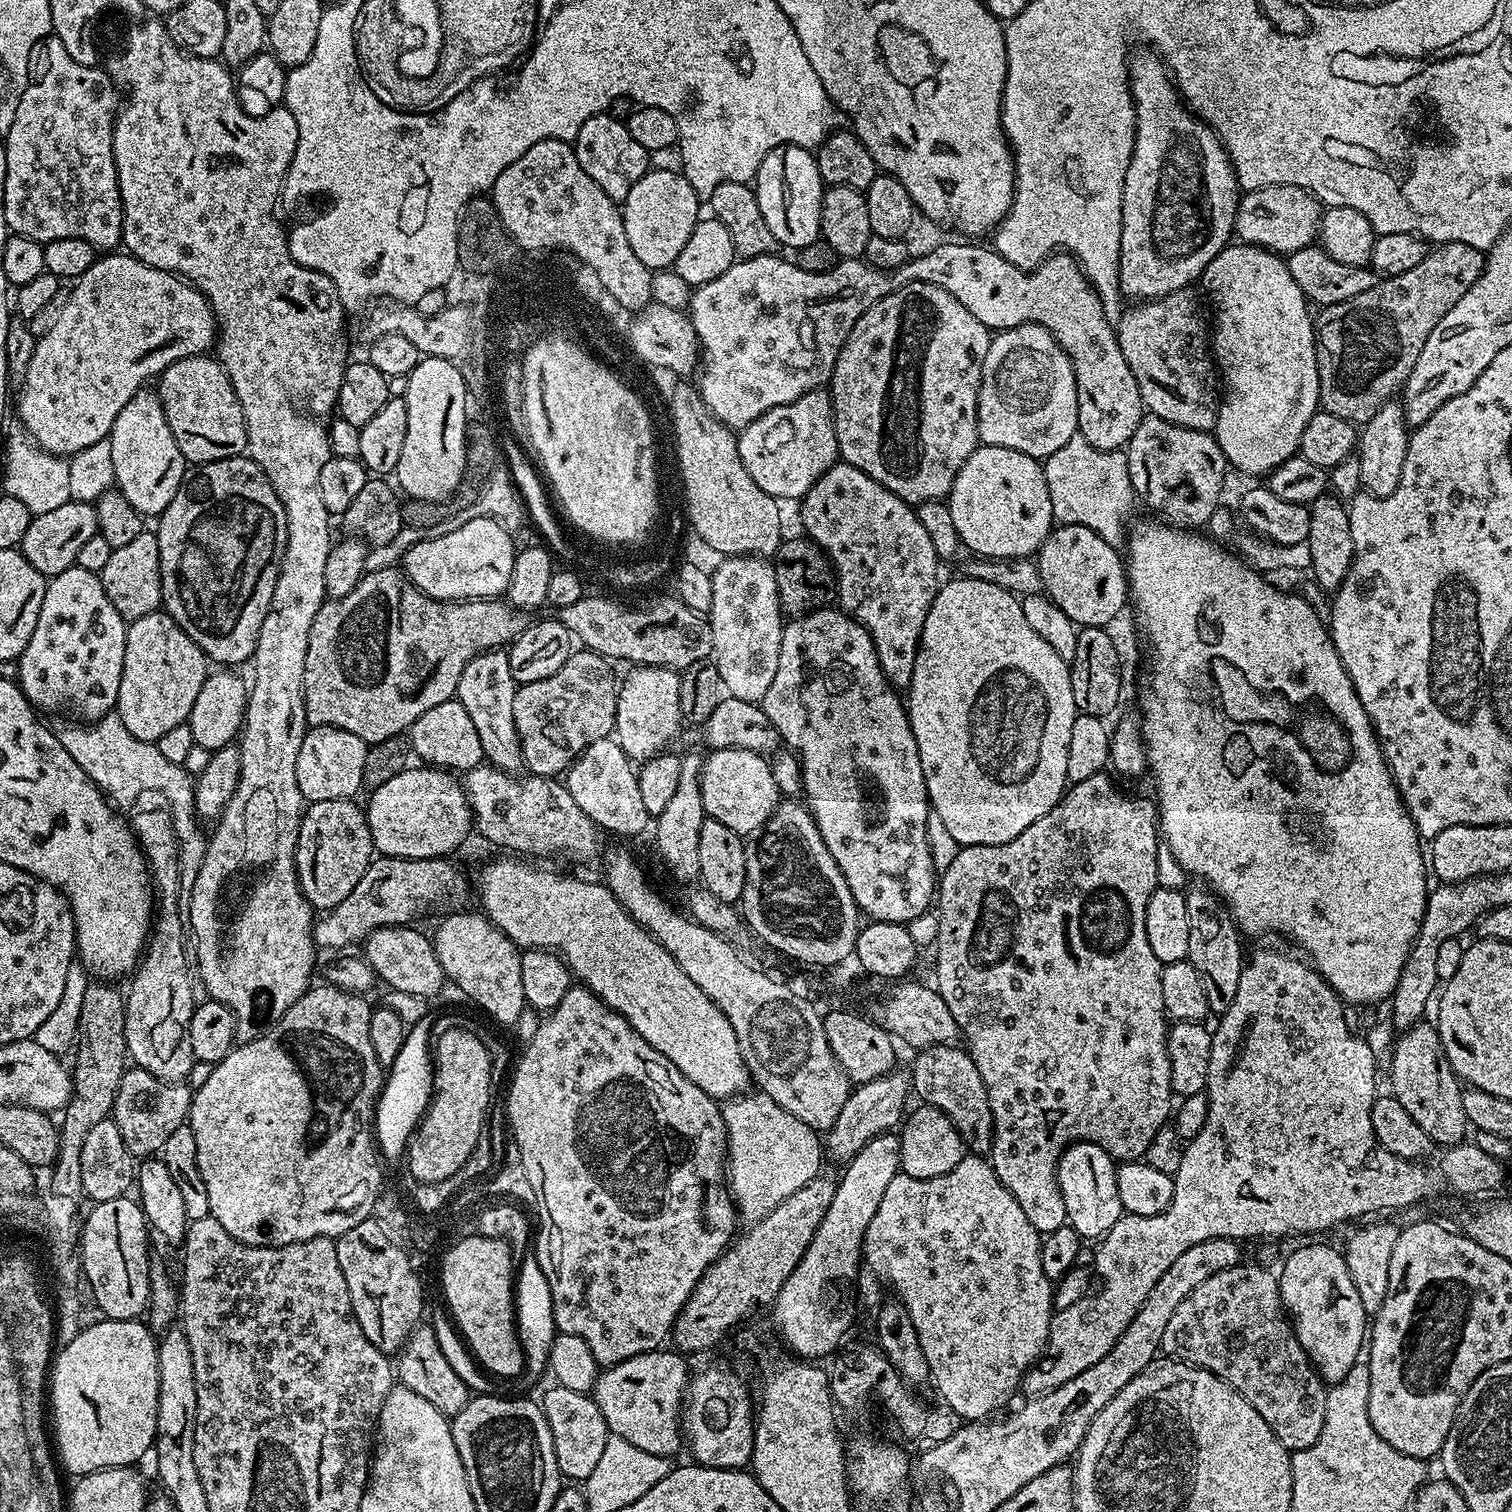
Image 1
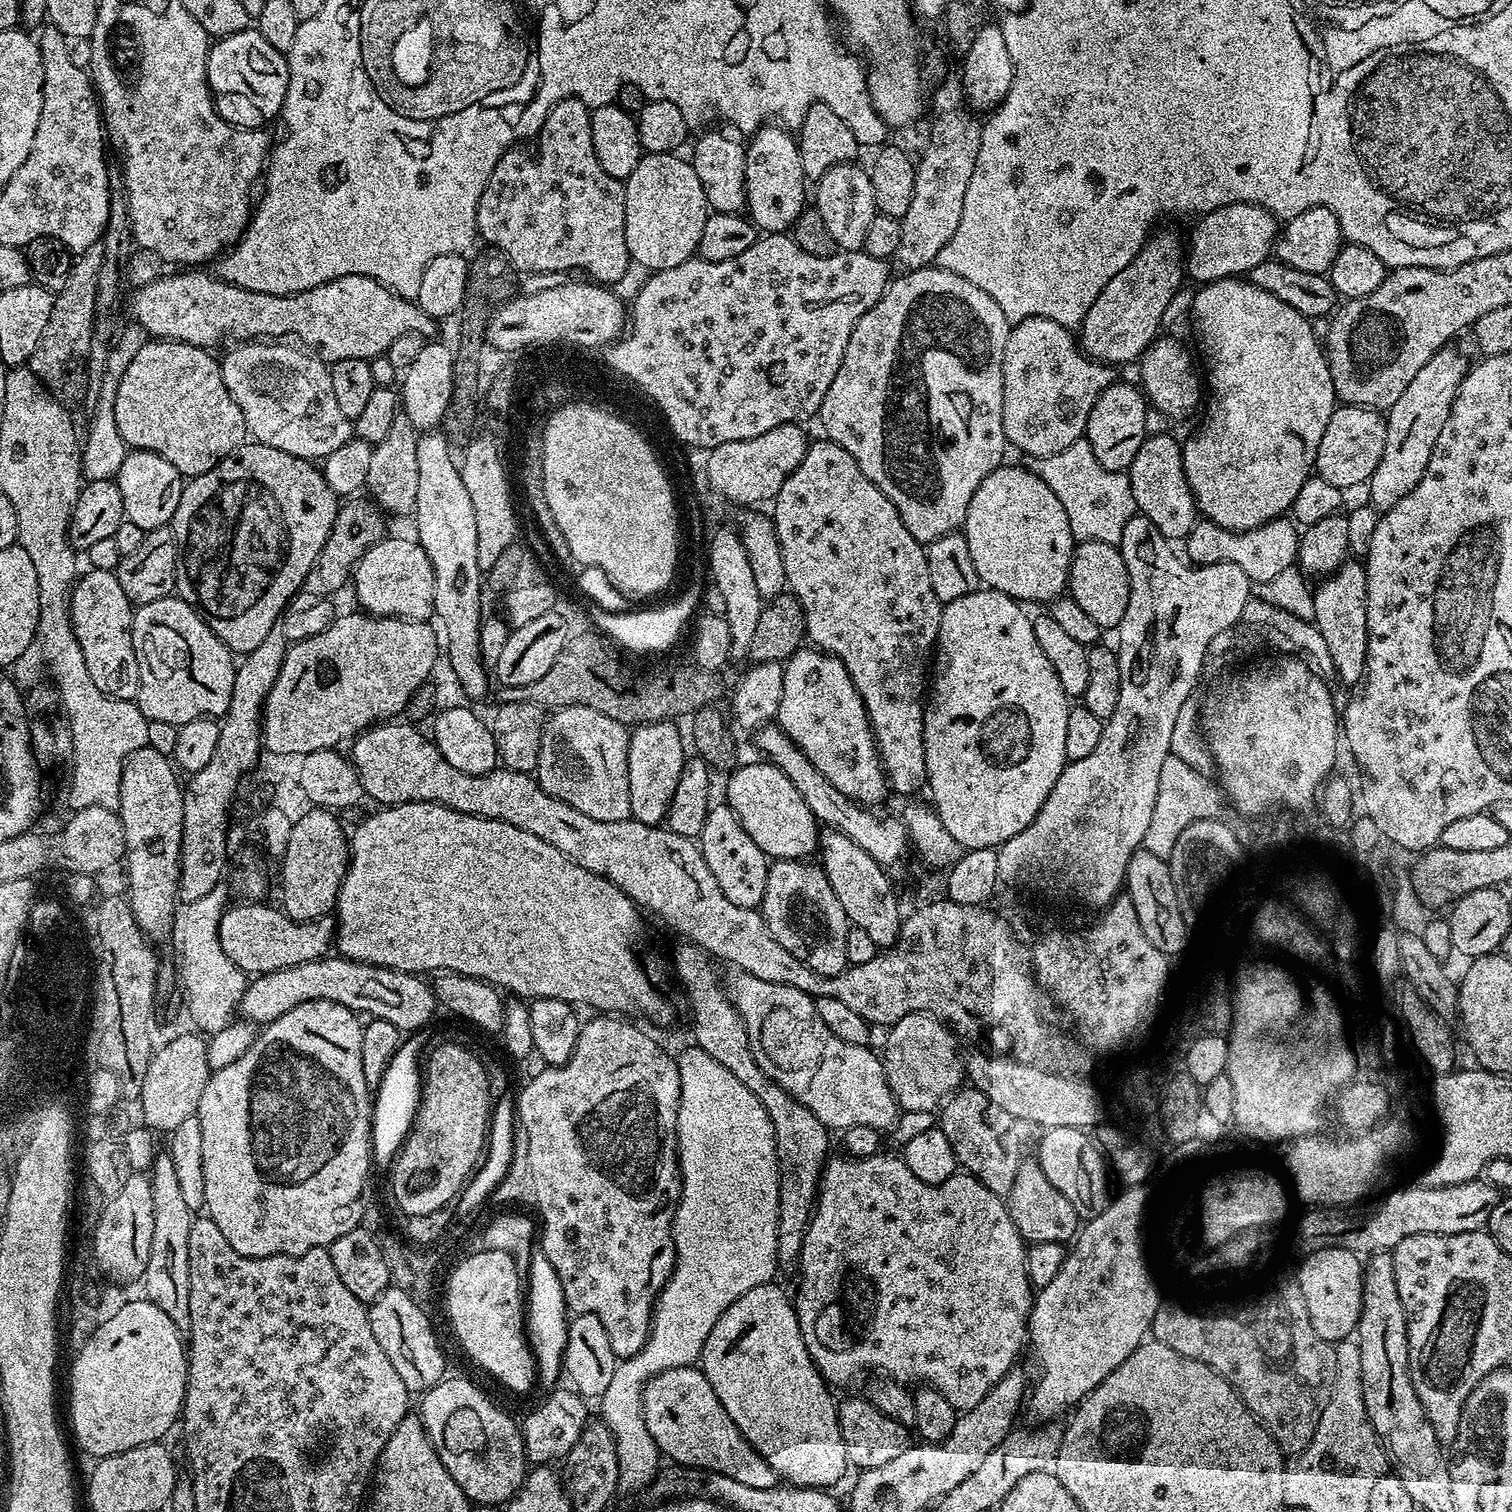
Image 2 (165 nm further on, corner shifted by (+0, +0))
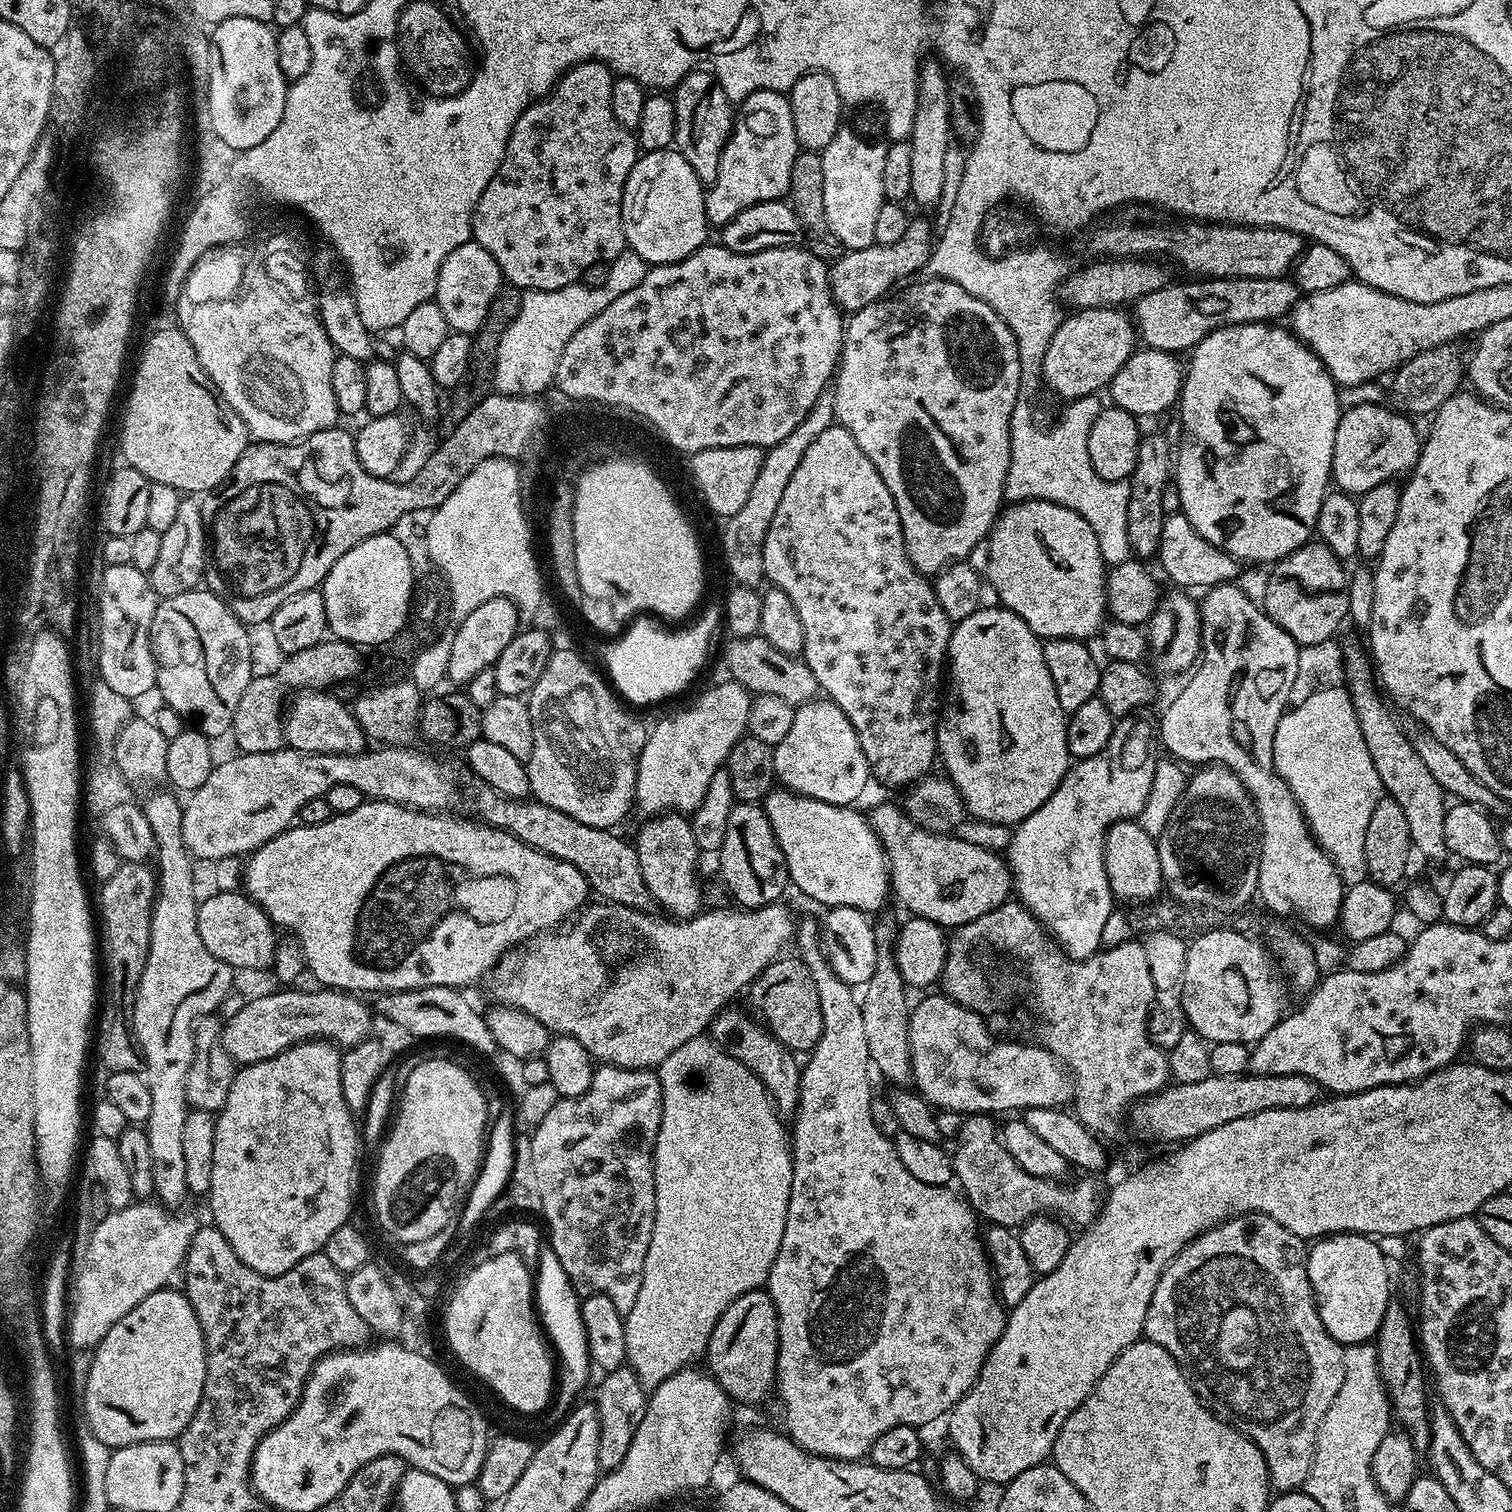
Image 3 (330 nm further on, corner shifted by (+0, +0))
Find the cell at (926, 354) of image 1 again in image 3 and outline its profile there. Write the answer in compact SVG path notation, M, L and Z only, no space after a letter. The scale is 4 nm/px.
M923 278L917 284L909 286L905 292L889 295L876 300L868 306L858 309L847 317L844 325L844 349L840 351L840 362L834 374L834 410L835 423L845 428L862 446L862 454L874 462L874 470L882 474L882 482L886 482L886 490L894 498L894 506L898 510L898 518L902 522L902 538L906 546L906 554L910 562L919 572L929 578L935 577L943 568L969 559L968 555L976 547L987 541L992 525L1002 511L1005 503L1004 483L1006 470L1010 466L1010 418L1014 414L1014 406L1021 399L1020 386L1020 342L1016 335L1006 326L1006 322L982 298L974 298L962 286L953 280Z

